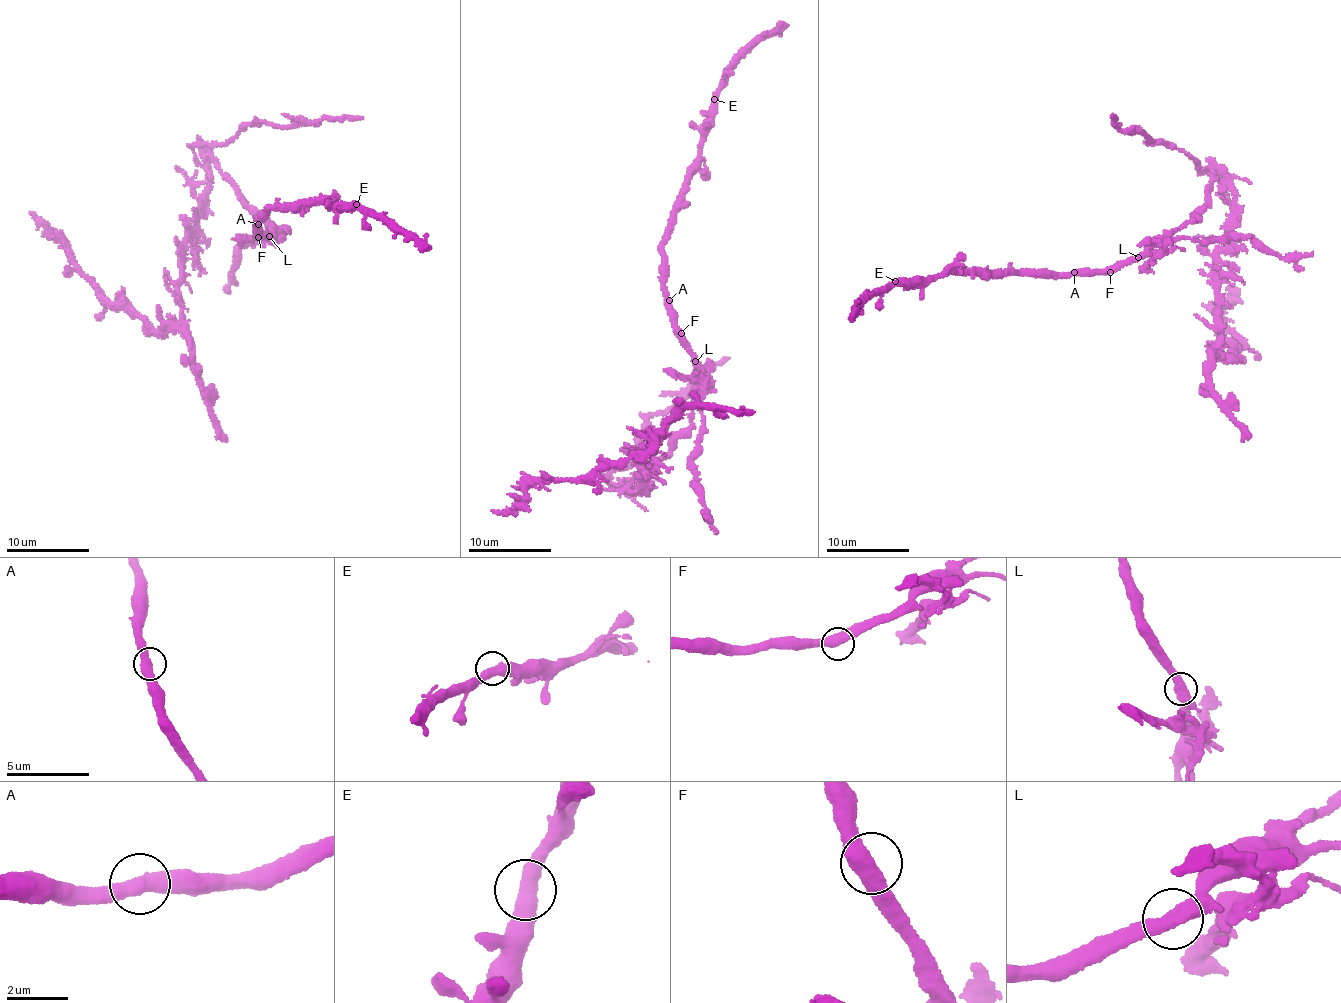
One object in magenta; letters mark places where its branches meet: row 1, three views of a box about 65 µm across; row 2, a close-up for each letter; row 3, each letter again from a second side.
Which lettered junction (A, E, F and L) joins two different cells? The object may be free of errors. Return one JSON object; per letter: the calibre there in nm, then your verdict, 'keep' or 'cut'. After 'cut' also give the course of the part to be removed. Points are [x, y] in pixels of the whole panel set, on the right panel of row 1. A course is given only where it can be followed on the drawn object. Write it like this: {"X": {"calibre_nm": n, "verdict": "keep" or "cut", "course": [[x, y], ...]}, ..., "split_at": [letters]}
{"A": {"calibre_nm": 480, "verdict": "keep"}, "E": {"calibre_nm": 480, "verdict": "keep"}, "F": {"calibre_nm": 500, "verdict": "keep"}, "L": {"calibre_nm": 480, "verdict": "cut", "course": [[1138, 257], [1197, 213], [1215, 171], [1233, 209], [1217, 266], [1221, 352], [1233, 359], [1226, 288]]}, "split_at": ["L"]}

